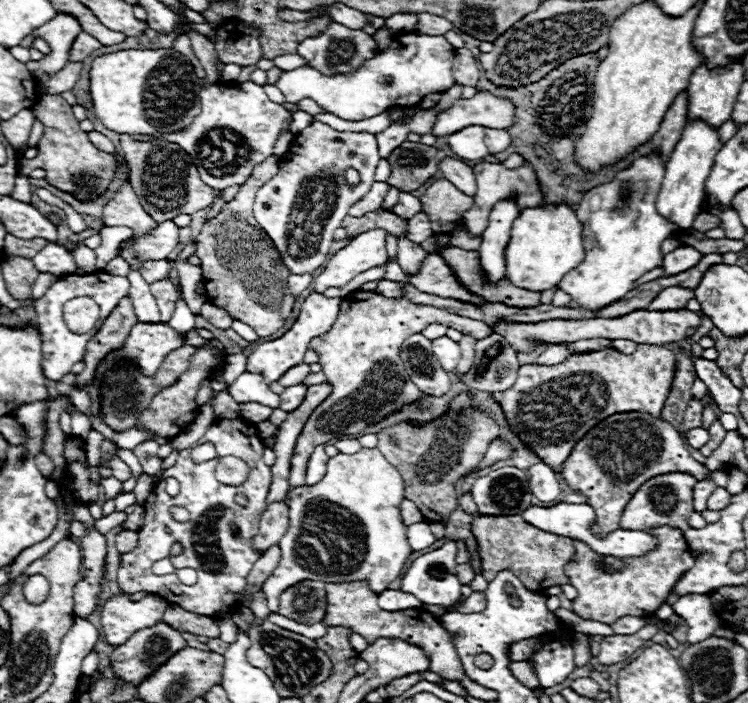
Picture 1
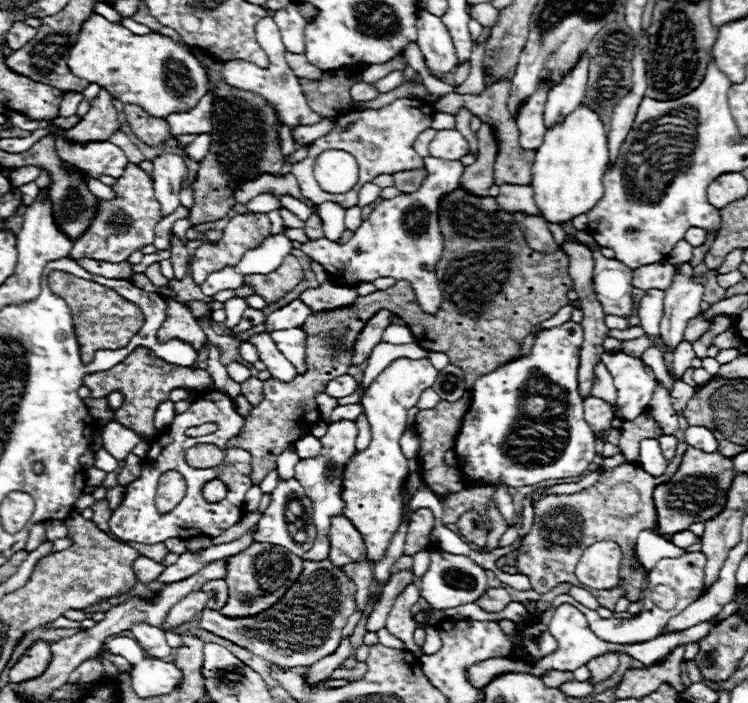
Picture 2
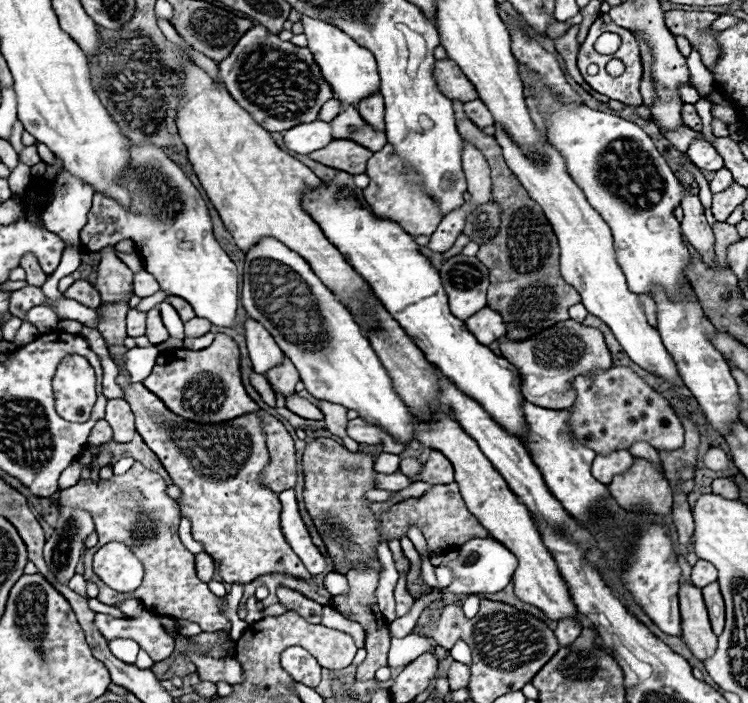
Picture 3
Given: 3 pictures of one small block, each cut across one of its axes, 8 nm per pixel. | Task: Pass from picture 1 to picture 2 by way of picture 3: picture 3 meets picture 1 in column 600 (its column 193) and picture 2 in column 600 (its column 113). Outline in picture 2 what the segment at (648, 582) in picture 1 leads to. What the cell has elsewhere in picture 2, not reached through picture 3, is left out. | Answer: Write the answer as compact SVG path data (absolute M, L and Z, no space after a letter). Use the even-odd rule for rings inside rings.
M620 464L600 476L600 480L576 494L562 494L562 496L546 496L534 506L534 524L530 532L526 534L522 546L516 550L516 570L520 574L526 574L532 580L532 586L538 594L546 594L558 584L572 584L580 586L576 580L574 568L578 564L578 558L582 552L600 540L612 540L620 542L623 556L621 561L620 576L623 581L612 590L590 590L598 604L614 610L620 596L628 596L632 602L636 602L642 594L642 582L646 580L646 568L633 568L631 558L636 552L636 538L642 530L656 528L656 510L652 492L656 488L654 478L644 472L636 464Z

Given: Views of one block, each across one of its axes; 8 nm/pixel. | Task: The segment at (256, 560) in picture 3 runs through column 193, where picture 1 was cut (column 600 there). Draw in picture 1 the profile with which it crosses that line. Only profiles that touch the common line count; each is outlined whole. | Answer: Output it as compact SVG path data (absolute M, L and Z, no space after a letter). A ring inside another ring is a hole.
M612 414L612 418L606 418L604 422L596 424L580 442L576 442L572 454L562 464L562 476L568 482L568 486L574 492L588 496L588 500L590 500L588 504L594 508L596 520L598 520L598 524L592 530L598 536L604 536L604 534L620 528L618 522L620 522L624 506L628 504L628 498L632 498L632 494L648 478L654 478L656 474L670 474L676 470L680 470L684 474L692 474L696 480L702 480L704 476L710 474L710 470L706 470L700 462L696 462L690 456L688 446L684 444L684 440L676 432L676 428L662 418L652 418L650 414Z

